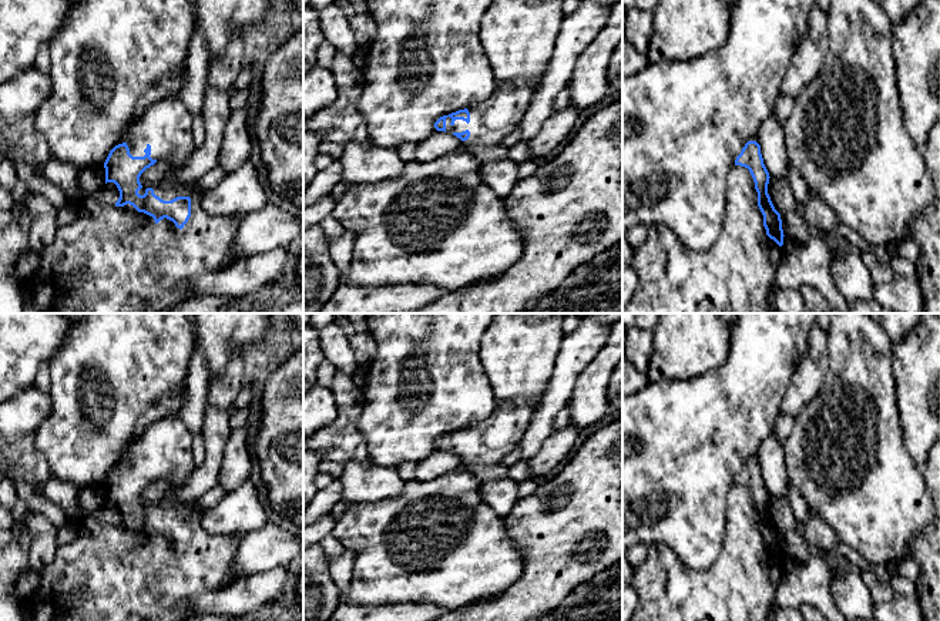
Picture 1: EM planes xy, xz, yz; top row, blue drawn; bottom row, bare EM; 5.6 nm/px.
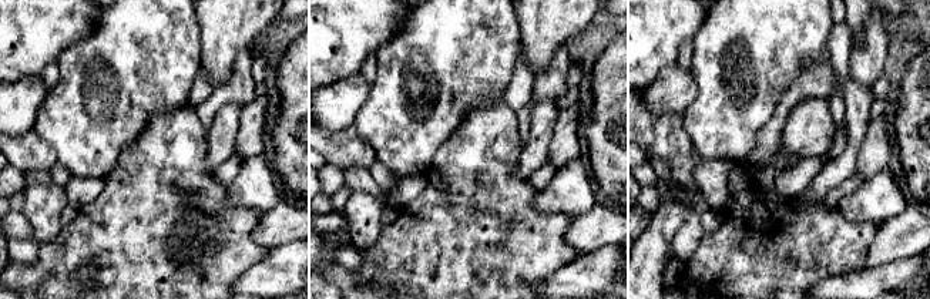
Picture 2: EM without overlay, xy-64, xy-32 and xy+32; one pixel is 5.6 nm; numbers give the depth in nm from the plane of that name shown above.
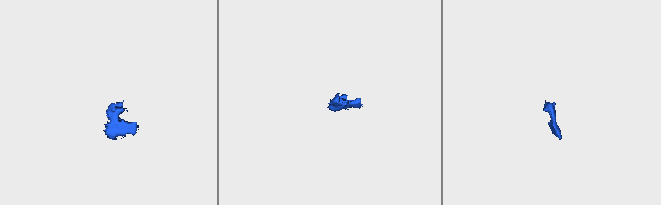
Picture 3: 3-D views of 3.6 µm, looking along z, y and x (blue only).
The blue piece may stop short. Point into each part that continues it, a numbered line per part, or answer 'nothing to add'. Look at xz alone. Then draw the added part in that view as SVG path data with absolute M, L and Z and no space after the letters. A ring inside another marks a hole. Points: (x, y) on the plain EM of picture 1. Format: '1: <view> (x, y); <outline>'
1: xz (490, 440); M543 395L530 400L497 402L496 412L487 419L469 426L470 442L446 437L446 450L470 450L470 464L496 466L507 456L527 432Z

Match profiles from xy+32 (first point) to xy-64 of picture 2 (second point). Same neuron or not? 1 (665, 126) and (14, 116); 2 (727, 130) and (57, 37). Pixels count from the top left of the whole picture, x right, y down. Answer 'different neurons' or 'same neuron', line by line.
1: different neurons
2: different neurons

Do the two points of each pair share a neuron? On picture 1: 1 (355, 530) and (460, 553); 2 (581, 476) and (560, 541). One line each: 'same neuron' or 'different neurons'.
1: same neuron
2: same neuron

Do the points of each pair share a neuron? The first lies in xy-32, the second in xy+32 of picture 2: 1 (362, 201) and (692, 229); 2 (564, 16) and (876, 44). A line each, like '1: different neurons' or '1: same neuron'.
1: same neuron
2: different neurons

